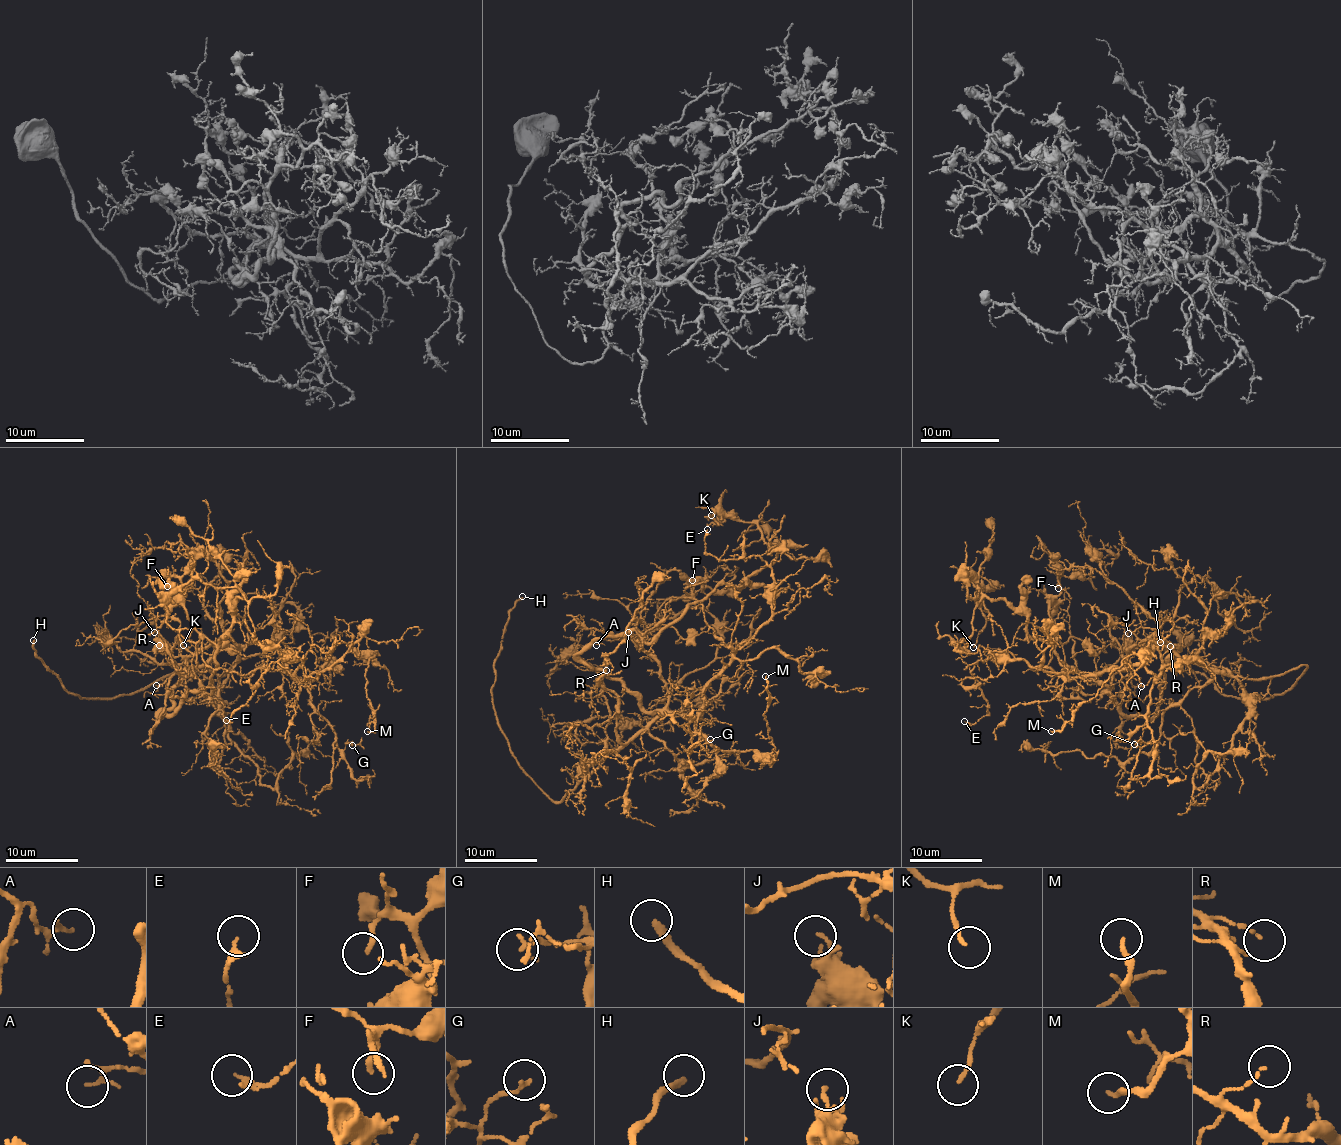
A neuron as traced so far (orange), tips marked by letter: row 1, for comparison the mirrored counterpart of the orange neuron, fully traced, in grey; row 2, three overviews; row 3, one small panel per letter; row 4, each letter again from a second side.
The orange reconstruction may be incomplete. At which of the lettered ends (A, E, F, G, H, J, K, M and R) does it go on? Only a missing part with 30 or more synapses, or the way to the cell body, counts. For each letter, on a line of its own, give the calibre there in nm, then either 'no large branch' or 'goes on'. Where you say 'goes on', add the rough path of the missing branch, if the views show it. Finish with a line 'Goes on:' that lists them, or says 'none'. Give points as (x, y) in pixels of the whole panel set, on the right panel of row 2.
A: 80 nm thick; no large branch
E: 200 nm thick; no large branch
F: 180 nm thick; no large branch
G: 130 nm thick; no large branch
H: 240 nm thick; goes on; missing branch runs (1160, 642), (1117, 591), (1071, 518), (1061, 485), (1050, 473), (1033, 460), (995, 465)
J: 120 nm thick; no large branch
K: 110 nm thick; no large branch
M: 190 nm thick; no large branch
R: 100 nm thick; no large branch
Goes on: H

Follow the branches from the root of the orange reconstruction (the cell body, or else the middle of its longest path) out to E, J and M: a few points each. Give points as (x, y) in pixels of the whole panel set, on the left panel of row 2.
E: (233, 641), (272, 643), (280, 668), (293, 677), (304, 660), (269, 665), (250, 698), (226, 720)
J: (233, 641), (220, 636), (215, 643), (201, 647), (189, 656), (174, 656), (154, 632)
M: (233, 641), (272, 643), (303, 680), (340, 643), (372, 654), (364, 674), (375, 730), (367, 731)

